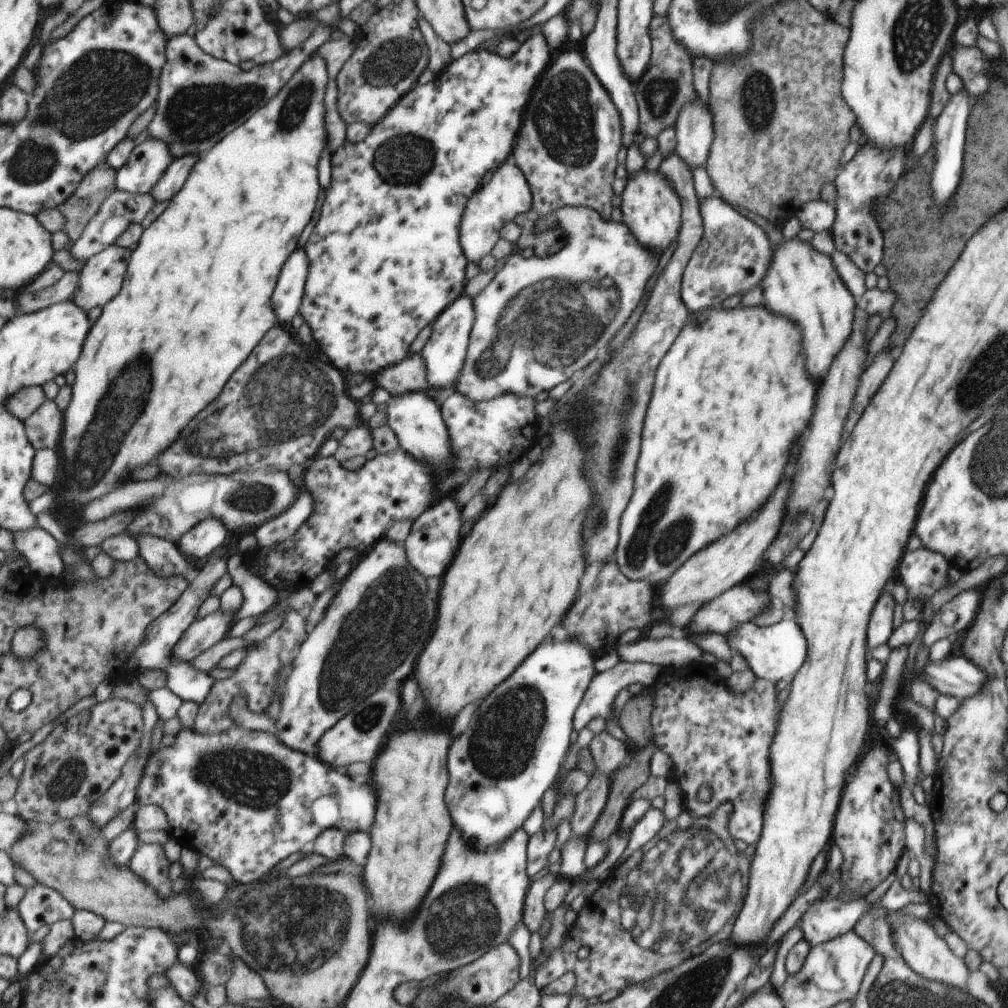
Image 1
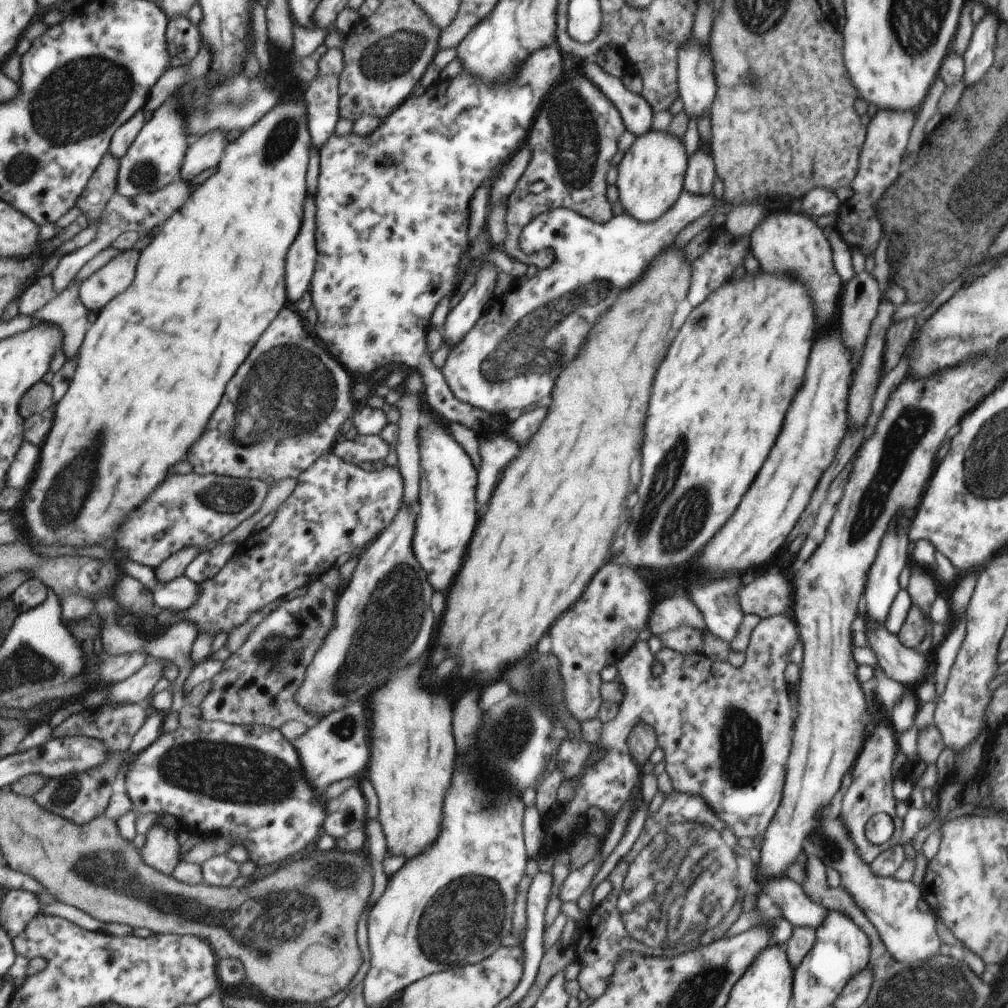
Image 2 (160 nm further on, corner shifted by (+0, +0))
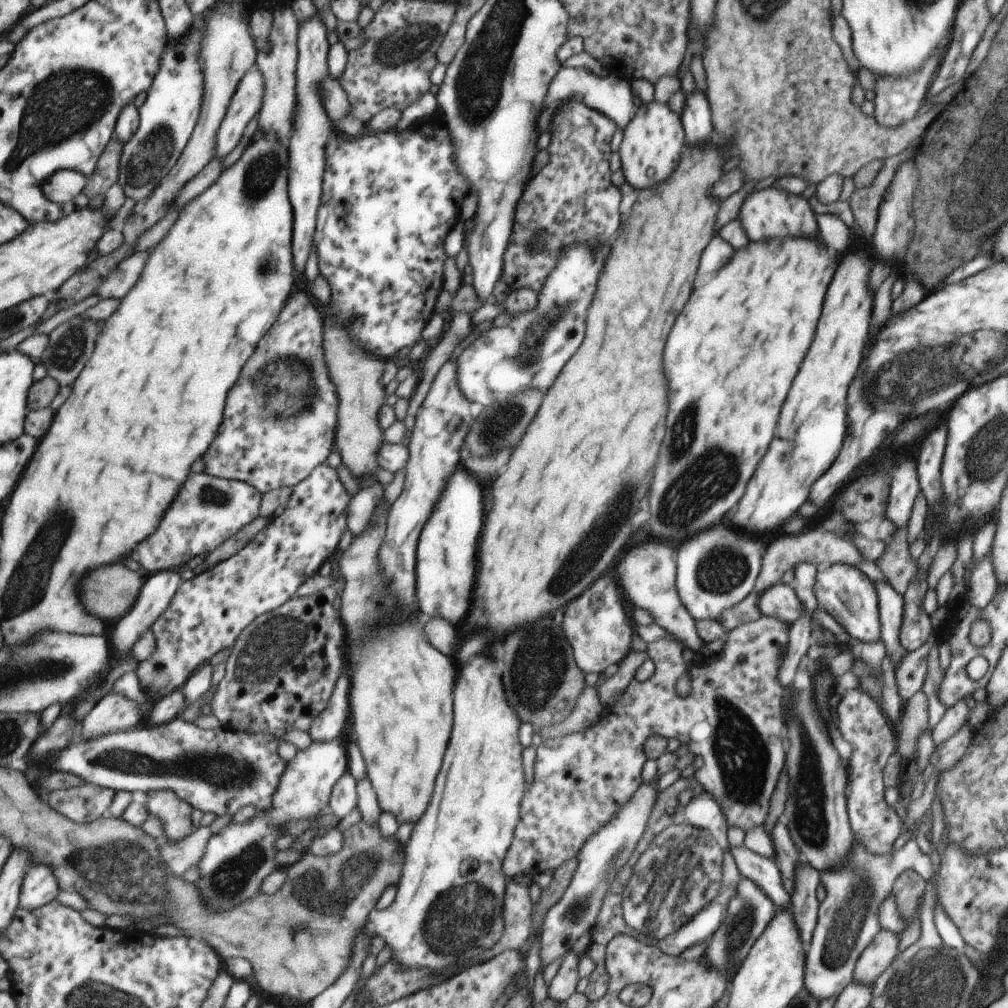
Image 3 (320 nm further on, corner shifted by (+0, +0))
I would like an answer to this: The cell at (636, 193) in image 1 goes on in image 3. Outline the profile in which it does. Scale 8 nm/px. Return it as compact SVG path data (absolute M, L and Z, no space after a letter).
M651 99L641 103L631 115L630 121L622 128L618 138L617 151L620 156L620 169L624 180L633 188L653 188L675 168L677 154L683 146L683 128L679 114L671 112L667 103Z

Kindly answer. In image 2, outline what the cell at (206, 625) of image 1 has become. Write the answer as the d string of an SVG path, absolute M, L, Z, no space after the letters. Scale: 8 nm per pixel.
M150 657L149 662L139 672L133 674L127 680L114 683L109 688L109 699L106 704L135 704L142 705L143 700L149 698L155 684L163 678L163 670L166 664L173 665L173 662L162 658Z

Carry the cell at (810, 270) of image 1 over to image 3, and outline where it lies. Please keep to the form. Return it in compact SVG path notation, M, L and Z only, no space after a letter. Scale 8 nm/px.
M769 184L757 186L747 194L741 208L738 210L737 220L741 223L749 240L763 240L769 236L815 236L817 234L817 218L810 209L807 200L801 194L792 194L781 188L771 187Z

